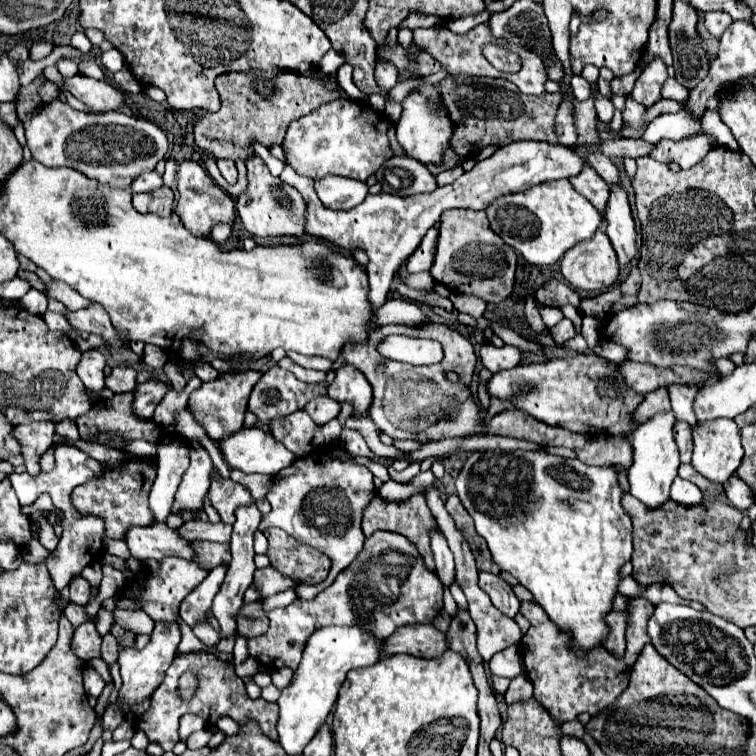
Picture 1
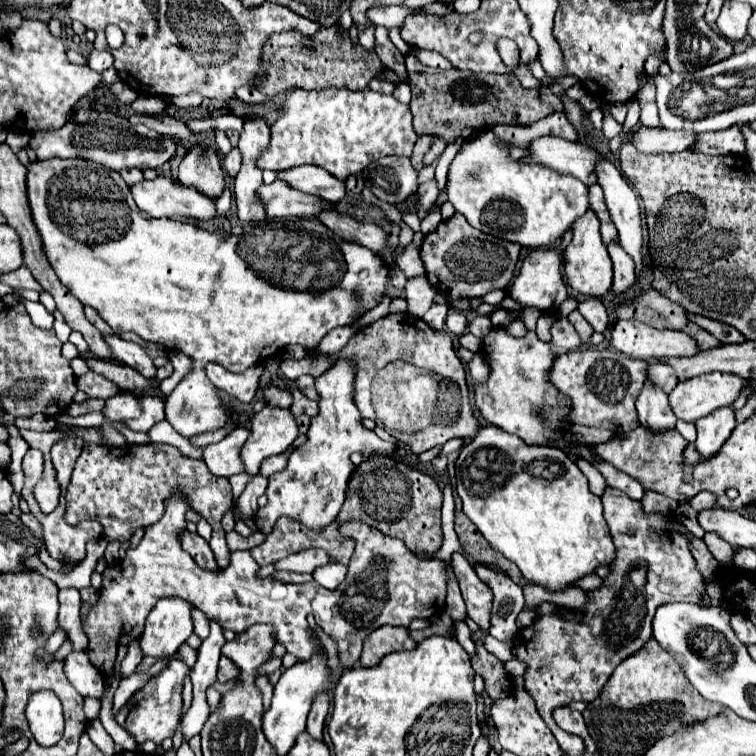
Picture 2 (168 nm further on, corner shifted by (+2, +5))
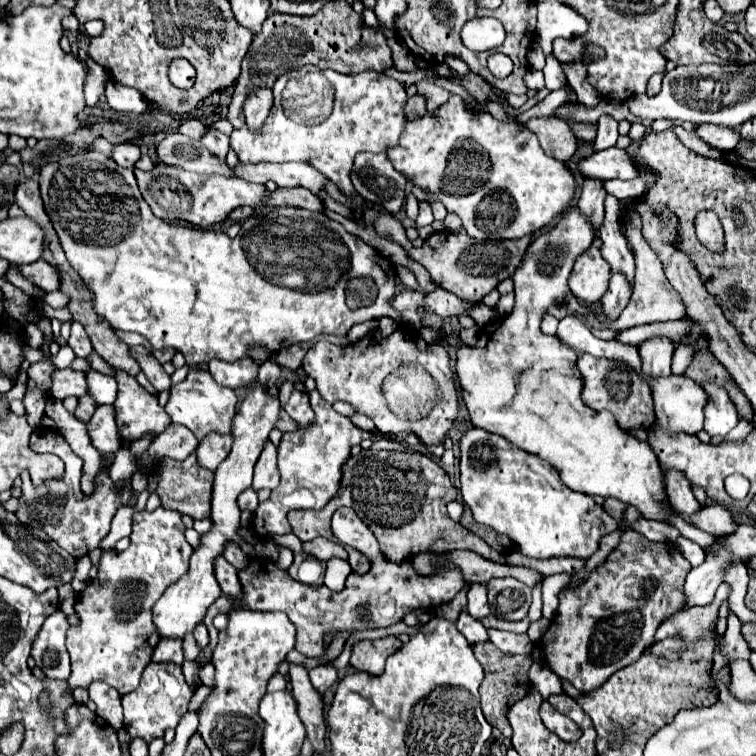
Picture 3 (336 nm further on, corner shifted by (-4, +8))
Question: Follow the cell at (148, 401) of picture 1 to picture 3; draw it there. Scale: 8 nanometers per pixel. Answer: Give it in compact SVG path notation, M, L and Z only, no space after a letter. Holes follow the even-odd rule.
M100 406L92 420L86 424L90 440L94 448L102 454L114 454L116 450L122 448L122 438L116 428L114 420L114 408L112 406Z

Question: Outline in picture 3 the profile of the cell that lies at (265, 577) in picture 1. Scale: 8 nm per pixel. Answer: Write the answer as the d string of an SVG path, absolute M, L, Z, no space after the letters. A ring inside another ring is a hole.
M314 538L310 542L304 542L304 550L310 552L312 556L316 556L320 562L328 562L330 558L342 558L346 560L346 550L342 548L342 544L326 540L326 538Z

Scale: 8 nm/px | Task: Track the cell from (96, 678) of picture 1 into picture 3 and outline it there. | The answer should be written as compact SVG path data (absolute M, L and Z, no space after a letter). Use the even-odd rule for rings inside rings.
M92 682L88 688L90 700L96 704L96 714L102 716L114 730L122 728L120 694L104 682Z

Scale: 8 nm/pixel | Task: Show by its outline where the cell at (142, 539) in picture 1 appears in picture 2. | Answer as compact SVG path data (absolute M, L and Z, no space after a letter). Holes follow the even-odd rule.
M182 531L180 533L180 543L182 543L182 549L188 551L196 559L196 563L200 567L218 569L216 561L214 561L214 555L212 555L212 549L210 549L210 545L208 545L208 541L204 537L200 537L198 533Z

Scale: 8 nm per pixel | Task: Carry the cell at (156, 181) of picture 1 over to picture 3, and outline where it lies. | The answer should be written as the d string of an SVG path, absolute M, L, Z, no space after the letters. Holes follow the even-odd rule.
M116 144L112 150L112 160L124 168L134 168L138 158L140 158L140 148L134 144Z

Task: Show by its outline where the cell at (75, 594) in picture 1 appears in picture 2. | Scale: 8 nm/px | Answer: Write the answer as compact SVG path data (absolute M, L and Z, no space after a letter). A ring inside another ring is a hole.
M62 589L60 591L60 615L58 615L58 625L66 629L68 639L72 639L76 651L86 651L88 647L88 637L82 631L80 623L80 593L76 589Z

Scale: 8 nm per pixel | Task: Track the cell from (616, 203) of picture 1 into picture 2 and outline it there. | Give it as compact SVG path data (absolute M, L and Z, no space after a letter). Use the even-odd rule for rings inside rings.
M618 239L608 245L608 253L610 253L610 259L614 263L614 285L612 285L612 291L614 293L622 293L628 287L632 287L632 283L636 279L636 273L634 273L636 267L632 263L632 257L624 251L624 247L620 247Z

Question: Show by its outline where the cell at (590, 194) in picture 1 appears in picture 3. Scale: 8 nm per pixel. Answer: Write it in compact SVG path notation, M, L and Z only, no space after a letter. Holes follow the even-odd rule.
M606 196L606 216L598 230L602 238L602 258L610 264L610 272L622 272L626 280L634 282L634 256L628 250L626 238L620 234L620 202L614 196Z

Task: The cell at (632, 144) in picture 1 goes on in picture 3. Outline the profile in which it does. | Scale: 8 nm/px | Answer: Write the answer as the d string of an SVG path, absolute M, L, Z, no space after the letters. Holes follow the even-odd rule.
M700 124L696 128L696 134L712 148L718 148L722 152L734 150L736 144L740 142L740 132L736 128L726 128L720 124Z

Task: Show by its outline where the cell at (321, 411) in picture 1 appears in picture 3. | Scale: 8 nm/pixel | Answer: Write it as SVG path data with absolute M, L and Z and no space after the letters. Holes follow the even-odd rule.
M284 382L280 386L280 404L282 408L290 414L290 418L300 426L310 426L310 422L314 422L314 410L310 408L310 400L306 392L300 392L294 388L292 382Z

